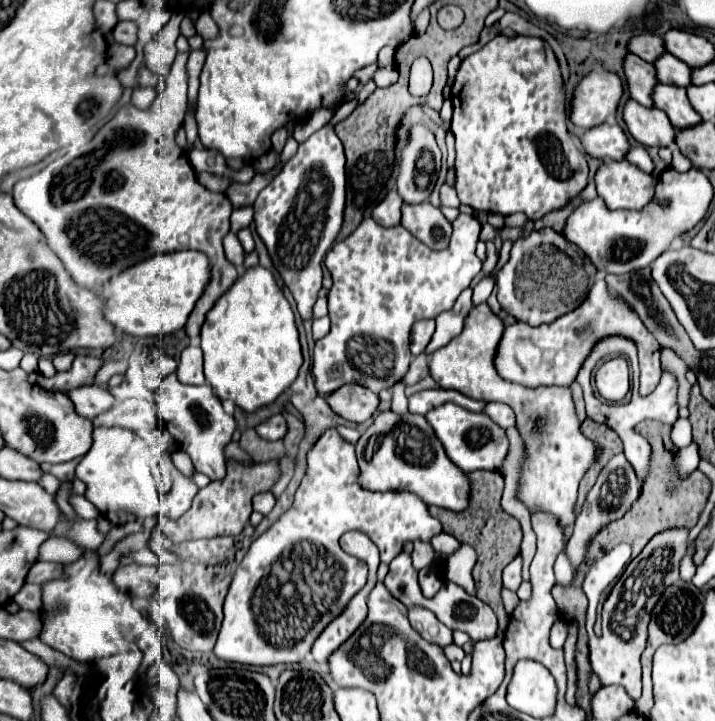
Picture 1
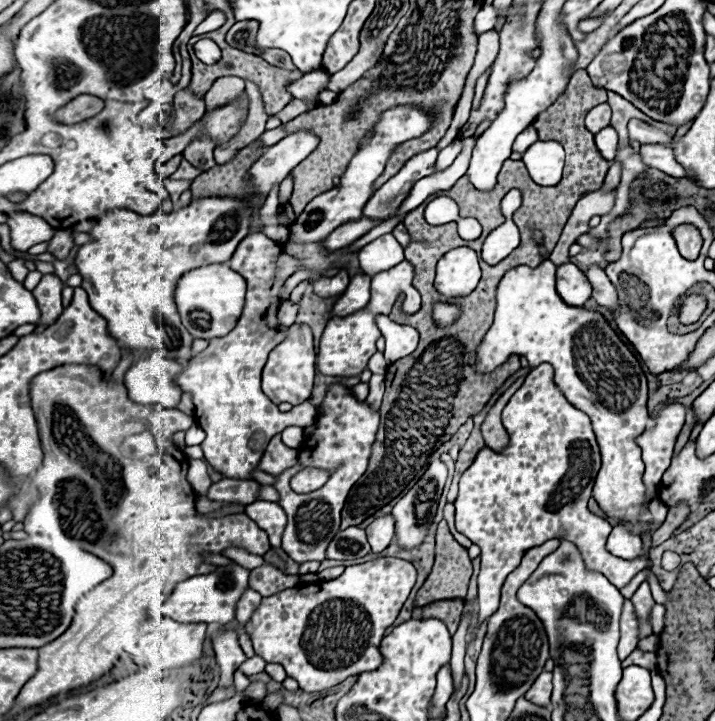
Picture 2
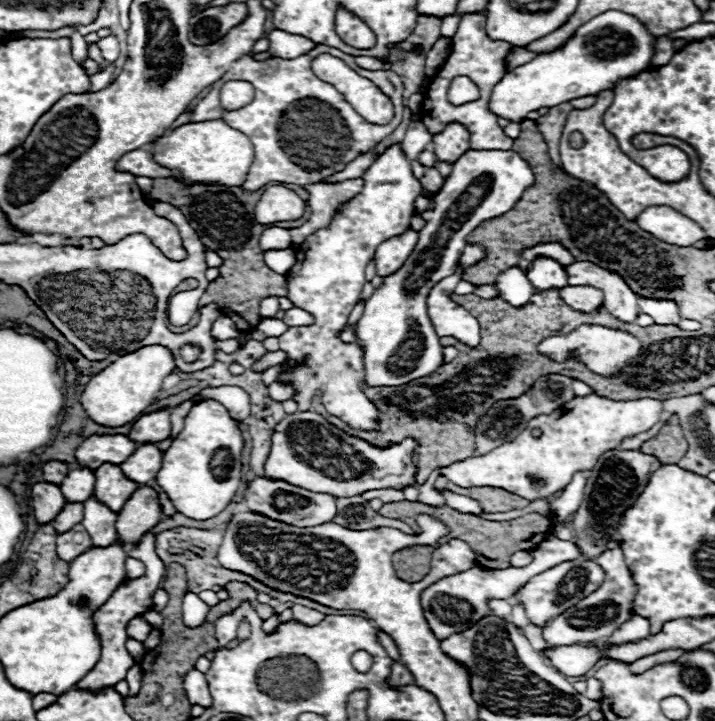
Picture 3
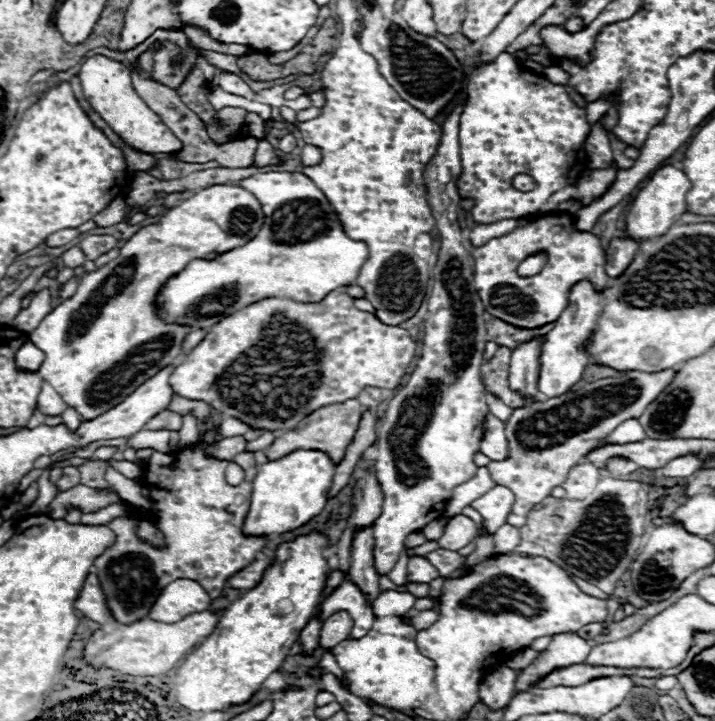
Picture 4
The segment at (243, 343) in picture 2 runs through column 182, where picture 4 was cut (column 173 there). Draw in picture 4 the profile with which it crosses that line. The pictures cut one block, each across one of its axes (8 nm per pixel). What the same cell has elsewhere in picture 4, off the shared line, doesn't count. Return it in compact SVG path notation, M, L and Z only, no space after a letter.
M340 290L330 292L324 300L316 302L316 304L300 304L296 300L288 300L288 298L264 298L260 302L254 302L246 308L242 308L240 312L234 312L232 316L226 316L224 320L220 320L220 324L214 324L204 340L174 368L172 376L170 376L170 384L172 390L188 400L202 400L206 404L210 404L216 412L224 414L224 416L232 416L238 418L240 422L252 426L252 428L260 428L260 430L268 430L268 432L276 432L276 430L292 430L300 420L304 420L308 414L312 414L314 410L334 404L334 402L346 402L350 398L356 398L358 392L364 386L376 386L376 388L388 388L394 390L400 384L400 378L406 374L406 368L410 366L412 358L416 352L416 342L412 340L412 336L402 330L400 326L384 326L378 322L376 316L372 316L370 312L362 312L352 304L352 298Z

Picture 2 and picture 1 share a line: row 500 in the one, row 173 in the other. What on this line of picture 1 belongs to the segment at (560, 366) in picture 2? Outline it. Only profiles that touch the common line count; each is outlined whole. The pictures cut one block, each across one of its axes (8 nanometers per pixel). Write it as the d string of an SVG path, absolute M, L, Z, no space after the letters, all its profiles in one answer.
M628 160L604 162L596 172L598 196L610 210L642 210L654 198L658 180Z

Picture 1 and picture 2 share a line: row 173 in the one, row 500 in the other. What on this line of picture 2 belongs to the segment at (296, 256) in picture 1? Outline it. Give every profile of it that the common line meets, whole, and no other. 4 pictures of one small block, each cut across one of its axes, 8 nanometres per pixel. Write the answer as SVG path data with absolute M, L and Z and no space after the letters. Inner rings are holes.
M340 384L328 390L320 406L322 406L322 412L318 414L316 432L310 438L306 438L306 442L302 444L298 464L288 472L278 474L274 484L274 488L280 492L278 504L288 514L288 526L282 538L282 546L284 546L284 552L298 564L324 560L326 548L332 536L336 536L340 528L340 510L344 508L348 492L368 468L370 448L374 444L374 434L380 424L380 414L372 410L366 402L358 402L350 394L350 388ZM302 468L322 468L330 472L330 478L316 492L296 494L288 482L290 482L290 476L294 476L294 470L302 470Z

